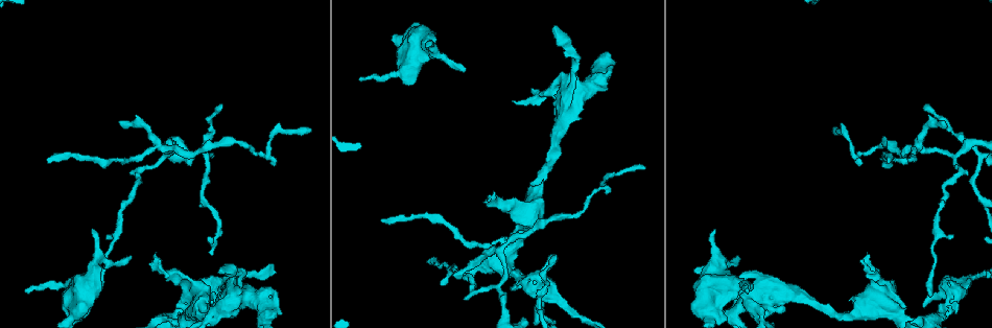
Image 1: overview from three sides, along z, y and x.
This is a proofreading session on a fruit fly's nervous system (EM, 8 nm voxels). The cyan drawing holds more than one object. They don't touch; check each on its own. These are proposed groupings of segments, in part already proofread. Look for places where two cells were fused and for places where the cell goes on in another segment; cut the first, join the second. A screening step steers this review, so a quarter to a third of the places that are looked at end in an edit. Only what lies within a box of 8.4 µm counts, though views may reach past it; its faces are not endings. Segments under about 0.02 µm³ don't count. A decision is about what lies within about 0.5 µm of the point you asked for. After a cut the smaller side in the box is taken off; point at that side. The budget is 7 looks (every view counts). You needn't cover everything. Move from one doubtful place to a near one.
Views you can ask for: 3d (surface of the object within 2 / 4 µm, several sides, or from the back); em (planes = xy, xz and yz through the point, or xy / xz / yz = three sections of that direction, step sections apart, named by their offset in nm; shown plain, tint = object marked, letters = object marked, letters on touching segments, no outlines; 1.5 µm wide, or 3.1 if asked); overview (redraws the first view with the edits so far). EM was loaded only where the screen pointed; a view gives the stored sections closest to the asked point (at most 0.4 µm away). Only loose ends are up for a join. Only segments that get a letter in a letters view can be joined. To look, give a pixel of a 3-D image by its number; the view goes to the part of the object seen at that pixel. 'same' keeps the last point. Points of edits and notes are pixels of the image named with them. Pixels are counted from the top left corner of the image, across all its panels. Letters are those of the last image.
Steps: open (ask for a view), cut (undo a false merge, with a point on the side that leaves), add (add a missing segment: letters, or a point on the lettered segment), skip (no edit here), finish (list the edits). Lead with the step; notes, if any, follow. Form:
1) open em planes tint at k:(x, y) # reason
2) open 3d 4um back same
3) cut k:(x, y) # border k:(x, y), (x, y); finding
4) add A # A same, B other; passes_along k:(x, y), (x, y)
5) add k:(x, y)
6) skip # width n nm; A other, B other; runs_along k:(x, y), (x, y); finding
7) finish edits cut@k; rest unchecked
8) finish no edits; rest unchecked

open 3d 4um at 1:(924, 305) # an open end

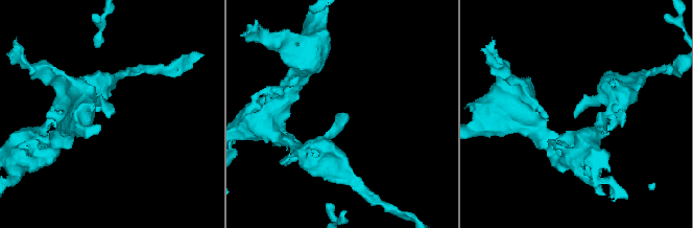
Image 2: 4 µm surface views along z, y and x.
open em yz step 4 letters at 2:(342, 112) # shape alone is not enough

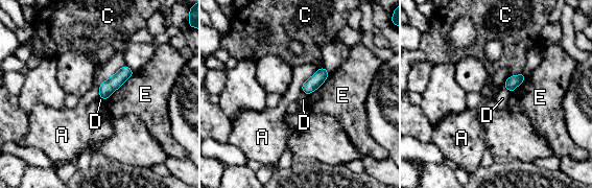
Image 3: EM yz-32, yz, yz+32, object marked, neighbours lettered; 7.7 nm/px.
open em planes letters same # another direction

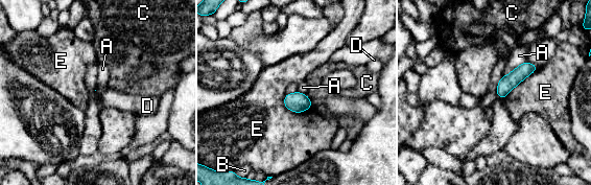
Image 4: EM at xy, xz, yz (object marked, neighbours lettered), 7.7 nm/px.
skip # A other, B other, C other, D other, E other; runs_along 4:(533, 68), (520, 72), (500, 94); none of them fits

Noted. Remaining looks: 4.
open em xz step 4 tint at 1:(868, 256) # tapers out

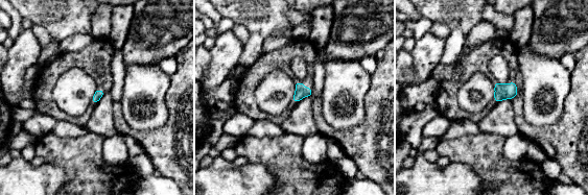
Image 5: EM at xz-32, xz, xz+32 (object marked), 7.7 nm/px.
open em planes letters same

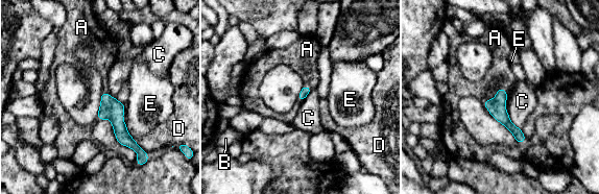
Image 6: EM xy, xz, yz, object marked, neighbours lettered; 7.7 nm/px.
add 6:(103, 61) # A same, B other, C other, D other, E other; it goes on there

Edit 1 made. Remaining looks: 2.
open em planes letters at 1:(737, 255) # tapers out

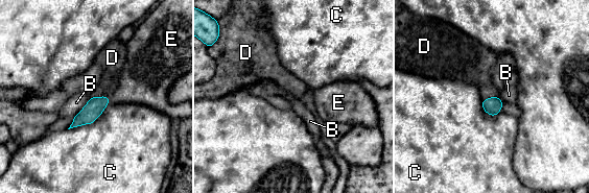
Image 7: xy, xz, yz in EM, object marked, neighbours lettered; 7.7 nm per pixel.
add 7:(136, 85) # width 130 nm; B other, C other, D other, E same; it goes on there

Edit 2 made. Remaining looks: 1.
finish edits add@6, add@7; rest unchecked

